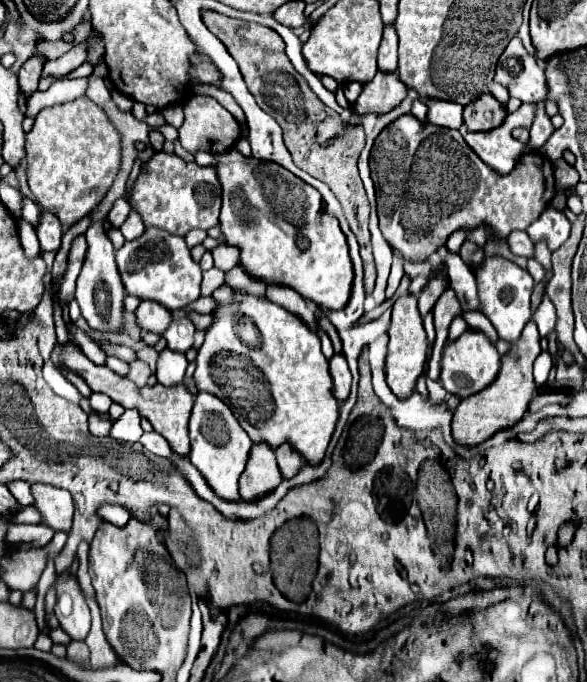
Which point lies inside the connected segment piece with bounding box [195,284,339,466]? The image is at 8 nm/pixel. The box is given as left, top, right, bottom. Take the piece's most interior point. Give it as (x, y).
(304, 412)

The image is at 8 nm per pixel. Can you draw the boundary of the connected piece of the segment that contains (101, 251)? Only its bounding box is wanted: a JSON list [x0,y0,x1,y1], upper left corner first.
[75,224,127,332]

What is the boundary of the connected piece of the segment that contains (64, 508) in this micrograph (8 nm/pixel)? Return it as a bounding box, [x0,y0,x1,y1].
[31,484,73,532]

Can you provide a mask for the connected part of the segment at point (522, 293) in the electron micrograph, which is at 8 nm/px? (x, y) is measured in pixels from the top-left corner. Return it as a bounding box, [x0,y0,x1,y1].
[475,258,533,342]

